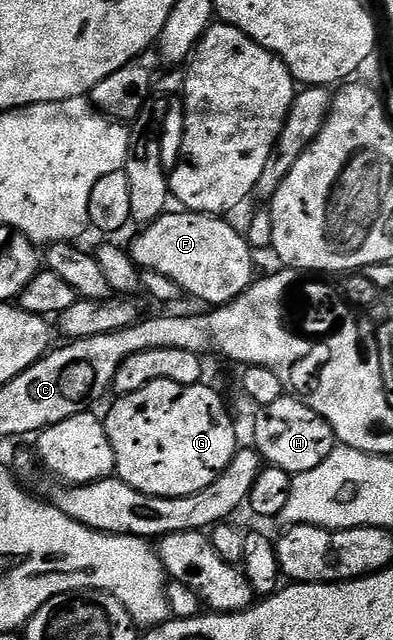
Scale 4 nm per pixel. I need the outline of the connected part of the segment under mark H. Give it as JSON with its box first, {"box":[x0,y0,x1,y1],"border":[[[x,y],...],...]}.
{"box":[252,396,338,476],"border":[[[296,396],[275,400],[275,404],[260,407],[256,413],[252,445],[268,465],[283,468],[283,472],[290,476],[319,468],[319,464],[323,464],[323,460],[327,460],[327,456],[331,456],[331,452],[338,445],[331,424],[327,424],[327,420],[319,416],[319,412],[315,412]]]}

